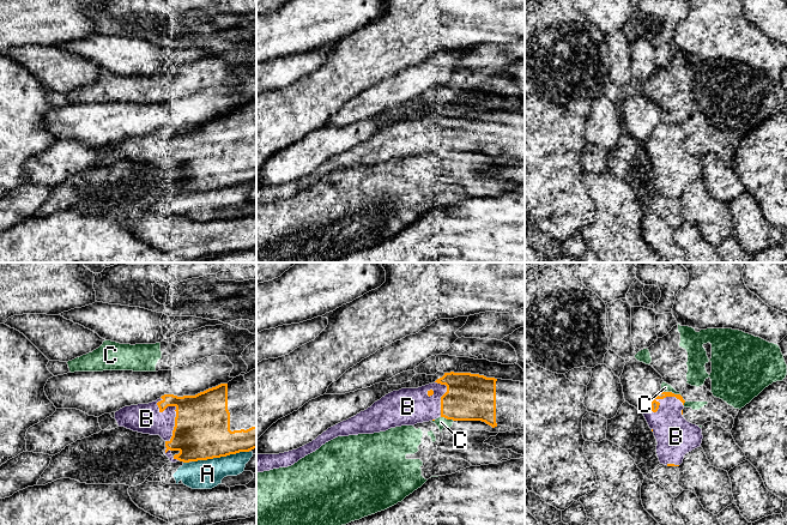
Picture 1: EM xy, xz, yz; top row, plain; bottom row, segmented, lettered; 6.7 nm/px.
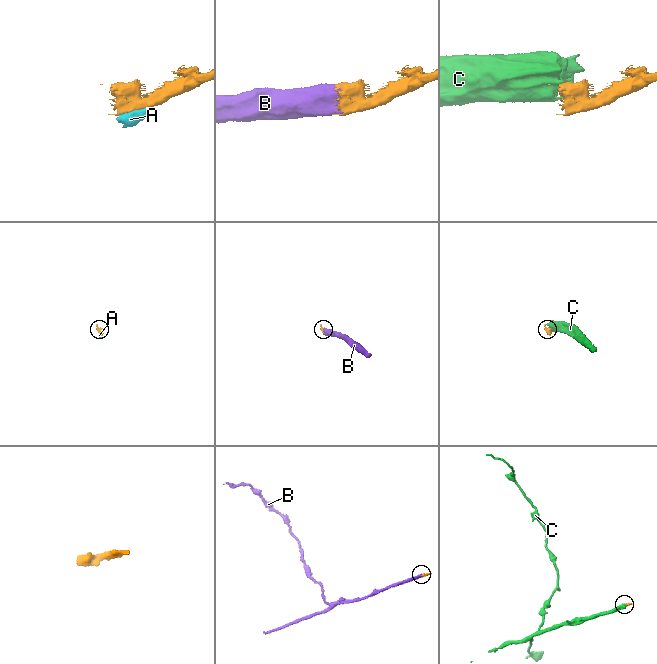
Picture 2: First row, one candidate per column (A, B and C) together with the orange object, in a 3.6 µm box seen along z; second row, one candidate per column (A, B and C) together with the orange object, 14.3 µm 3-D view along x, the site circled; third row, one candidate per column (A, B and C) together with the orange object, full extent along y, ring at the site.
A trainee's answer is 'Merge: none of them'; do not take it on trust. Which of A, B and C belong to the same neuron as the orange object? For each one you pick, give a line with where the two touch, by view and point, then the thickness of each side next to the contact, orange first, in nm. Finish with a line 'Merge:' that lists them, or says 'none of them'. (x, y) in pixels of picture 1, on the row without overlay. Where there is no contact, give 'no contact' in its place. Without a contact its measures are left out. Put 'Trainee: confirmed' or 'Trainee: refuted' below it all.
B: xy (175, 142) | 380/200 nm
Merge: B
Trainee: refuted

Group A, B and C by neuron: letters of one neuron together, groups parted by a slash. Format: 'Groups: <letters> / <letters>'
Groups: A / B / C

